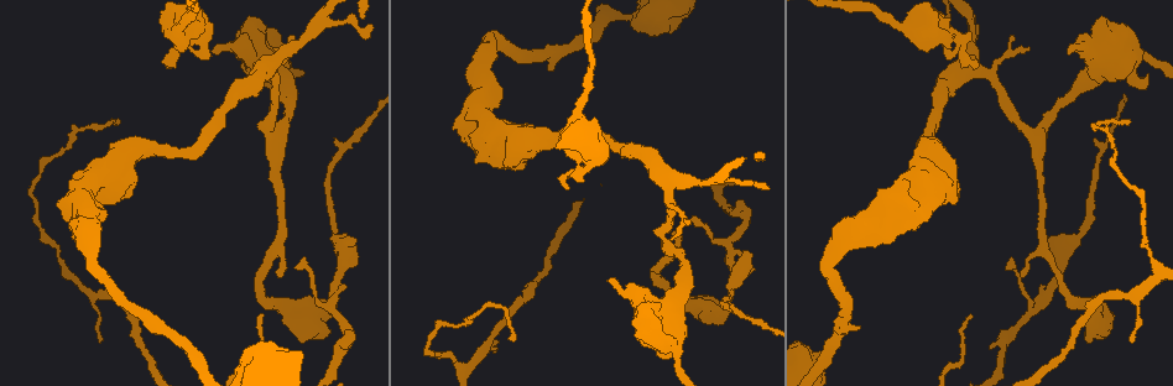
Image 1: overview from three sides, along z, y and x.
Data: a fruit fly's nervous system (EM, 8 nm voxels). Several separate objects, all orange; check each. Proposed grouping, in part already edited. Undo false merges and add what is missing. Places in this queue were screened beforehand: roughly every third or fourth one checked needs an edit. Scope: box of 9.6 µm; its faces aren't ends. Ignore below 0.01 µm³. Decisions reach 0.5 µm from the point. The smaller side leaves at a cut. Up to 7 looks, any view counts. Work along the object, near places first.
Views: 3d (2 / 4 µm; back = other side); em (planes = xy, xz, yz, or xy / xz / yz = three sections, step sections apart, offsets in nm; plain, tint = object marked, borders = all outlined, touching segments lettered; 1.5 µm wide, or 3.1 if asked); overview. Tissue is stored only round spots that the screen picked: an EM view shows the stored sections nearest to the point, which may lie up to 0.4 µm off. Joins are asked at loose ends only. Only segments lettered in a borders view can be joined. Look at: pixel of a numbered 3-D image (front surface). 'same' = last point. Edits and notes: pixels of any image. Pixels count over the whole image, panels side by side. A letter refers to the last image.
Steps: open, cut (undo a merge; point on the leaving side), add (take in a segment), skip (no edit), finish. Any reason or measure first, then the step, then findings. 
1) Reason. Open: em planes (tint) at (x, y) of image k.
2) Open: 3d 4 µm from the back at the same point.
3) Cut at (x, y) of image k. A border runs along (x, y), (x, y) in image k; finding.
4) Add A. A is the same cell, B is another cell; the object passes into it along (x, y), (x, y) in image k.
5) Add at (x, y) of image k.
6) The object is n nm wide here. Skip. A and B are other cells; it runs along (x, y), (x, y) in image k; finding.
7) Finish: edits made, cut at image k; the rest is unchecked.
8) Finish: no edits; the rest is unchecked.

An open end. Open: 3d 4 µm at (1130, 123) of image 1.

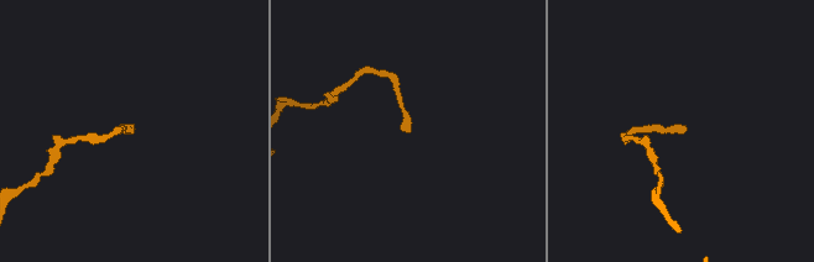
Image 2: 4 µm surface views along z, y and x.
Need the tissue. Open: em planes (plain) at (404, 130) of image 2.

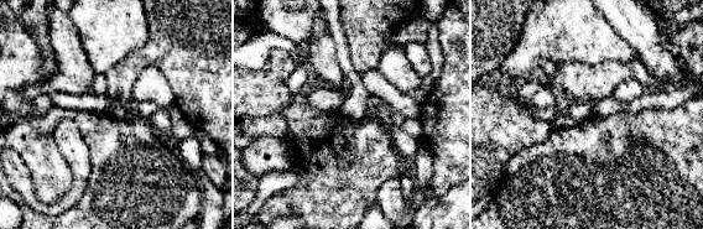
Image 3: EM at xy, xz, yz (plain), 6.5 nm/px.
See the neighbours. Open: em planes (borders) at the same point.

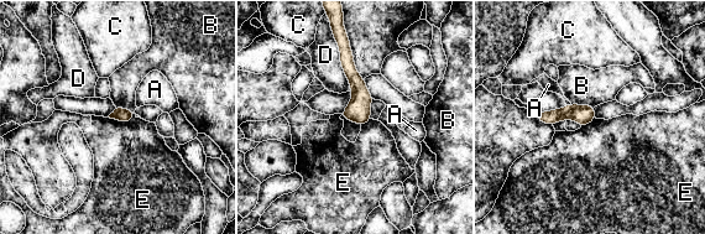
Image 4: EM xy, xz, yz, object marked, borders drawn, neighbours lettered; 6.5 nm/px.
Skip. A, B, C, D and E are other cells; no lettered segment goes on from it.

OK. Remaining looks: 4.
An open end. Open: 3d 4 µm at (568, 187) of image 1.

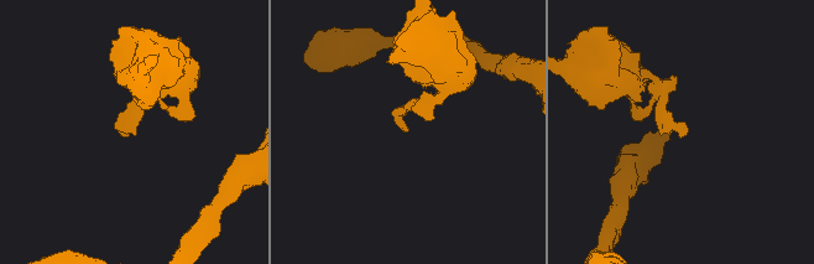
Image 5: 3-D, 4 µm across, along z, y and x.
Now the EM. Open: em yz step 8 (borders) at (686, 130) of image 5.

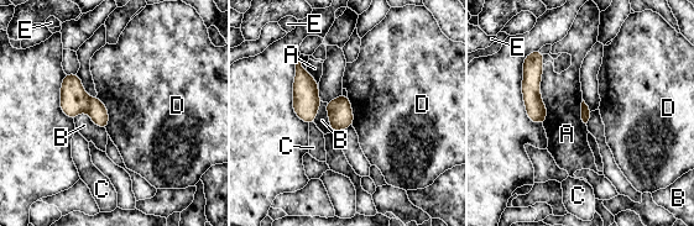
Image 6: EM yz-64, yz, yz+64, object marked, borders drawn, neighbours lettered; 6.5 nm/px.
Open: em planes (borders) at the same point.

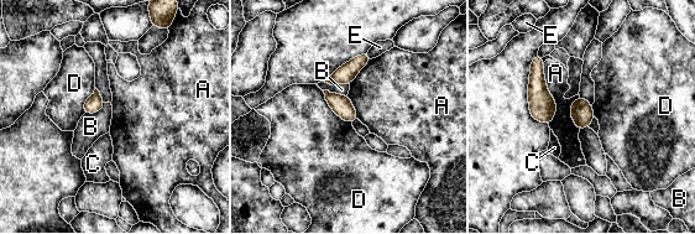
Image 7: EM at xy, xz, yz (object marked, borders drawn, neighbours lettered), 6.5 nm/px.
Skip. A, B, C, D and E are other cells; a border runs along (322, 90), (328, 105), (351, 124) in image 7; no lettered segment goes on from it.

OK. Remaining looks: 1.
Finish: no edits; the rest is unchecked.

